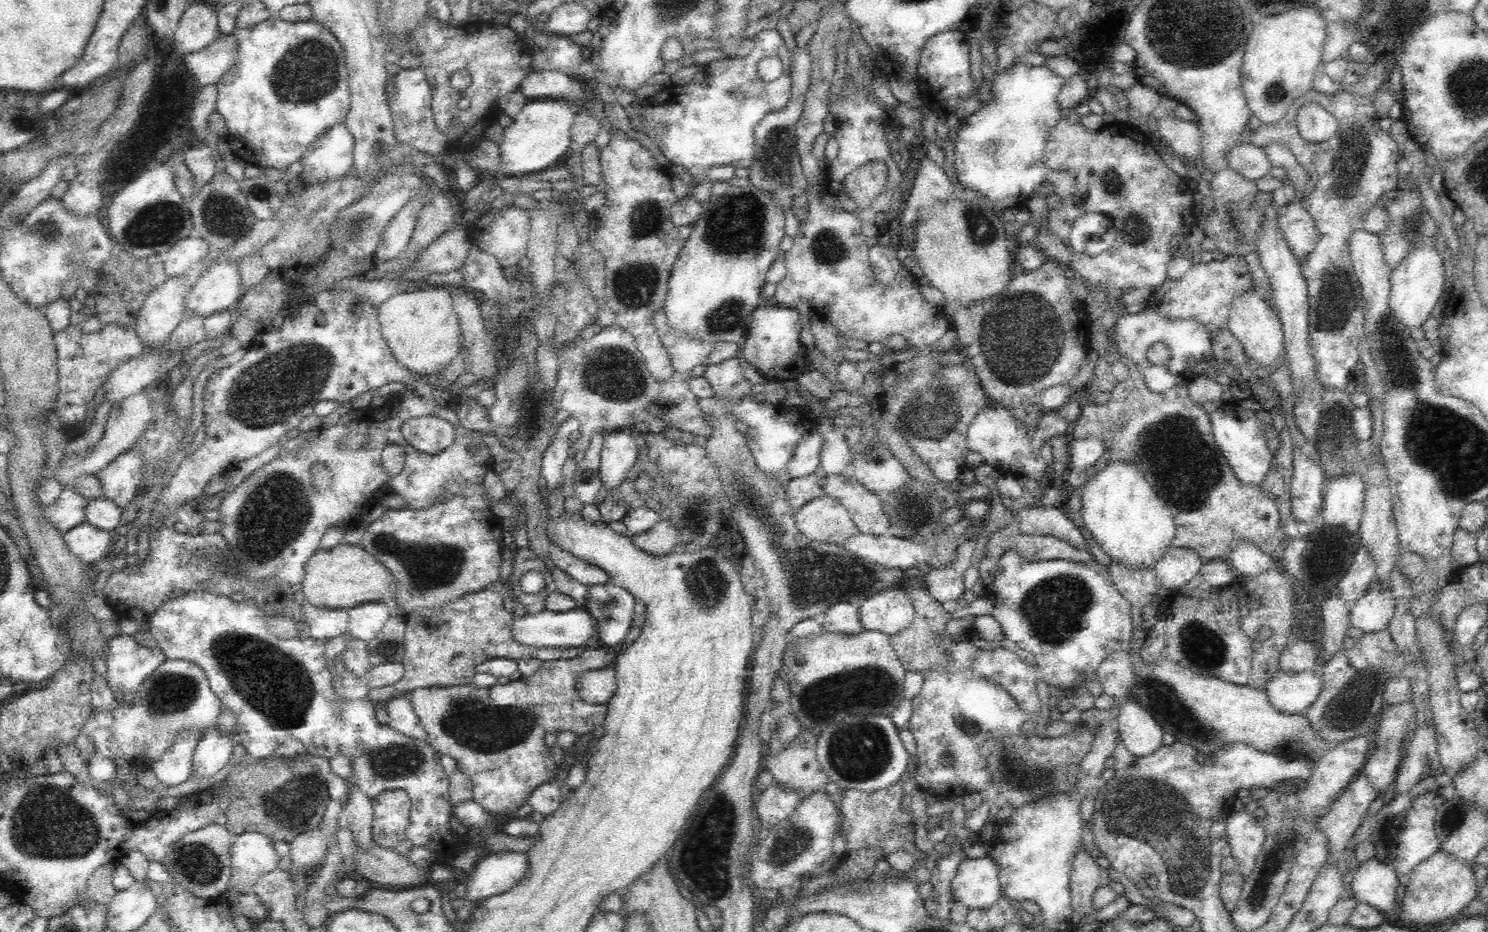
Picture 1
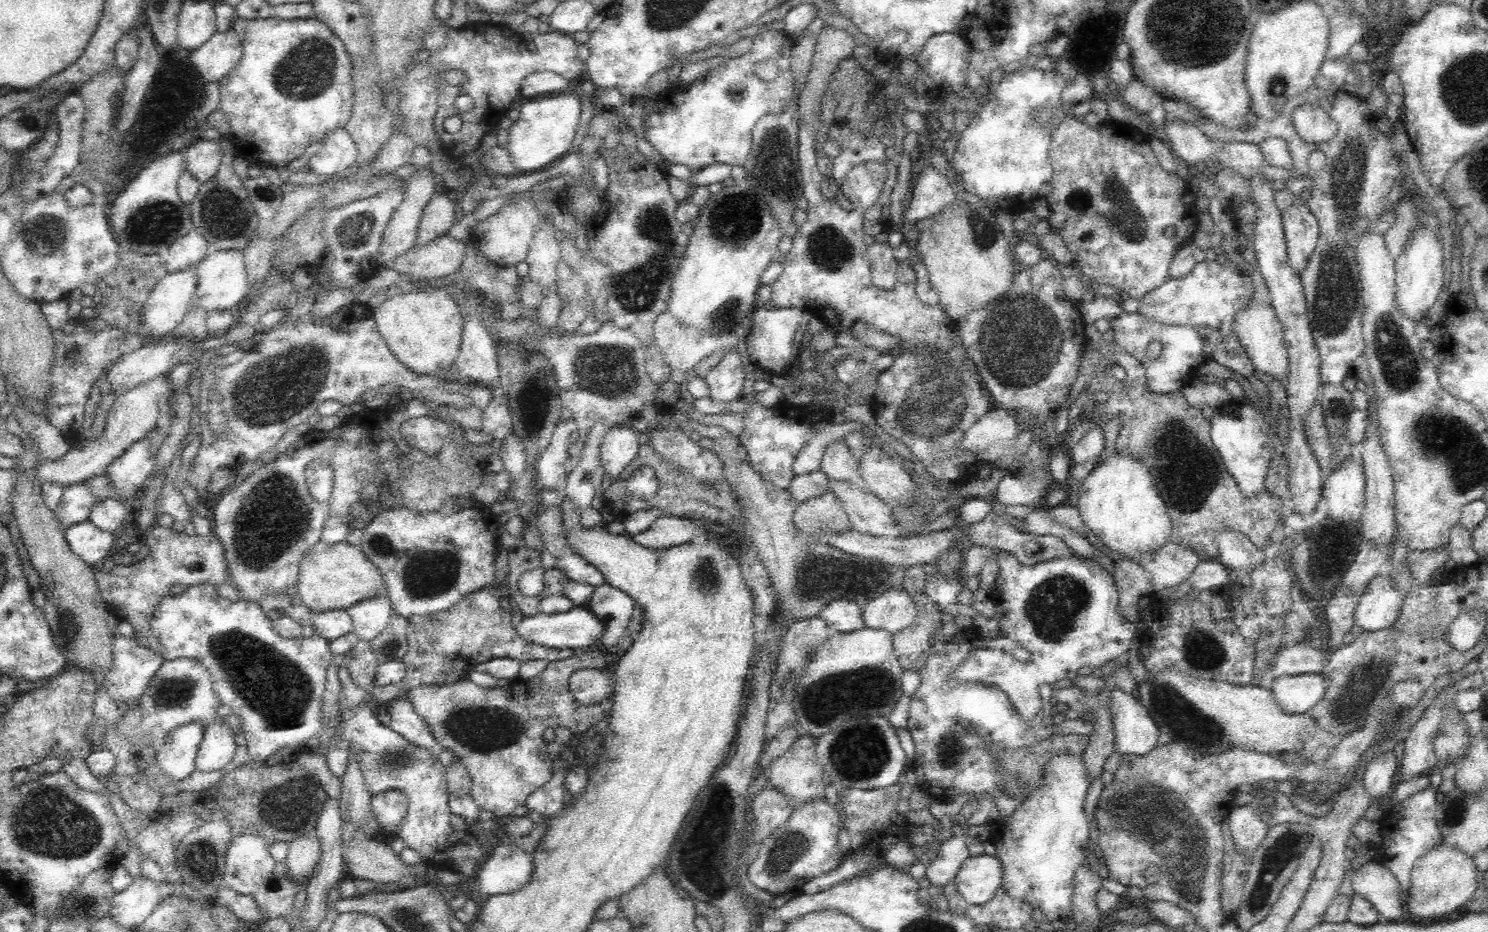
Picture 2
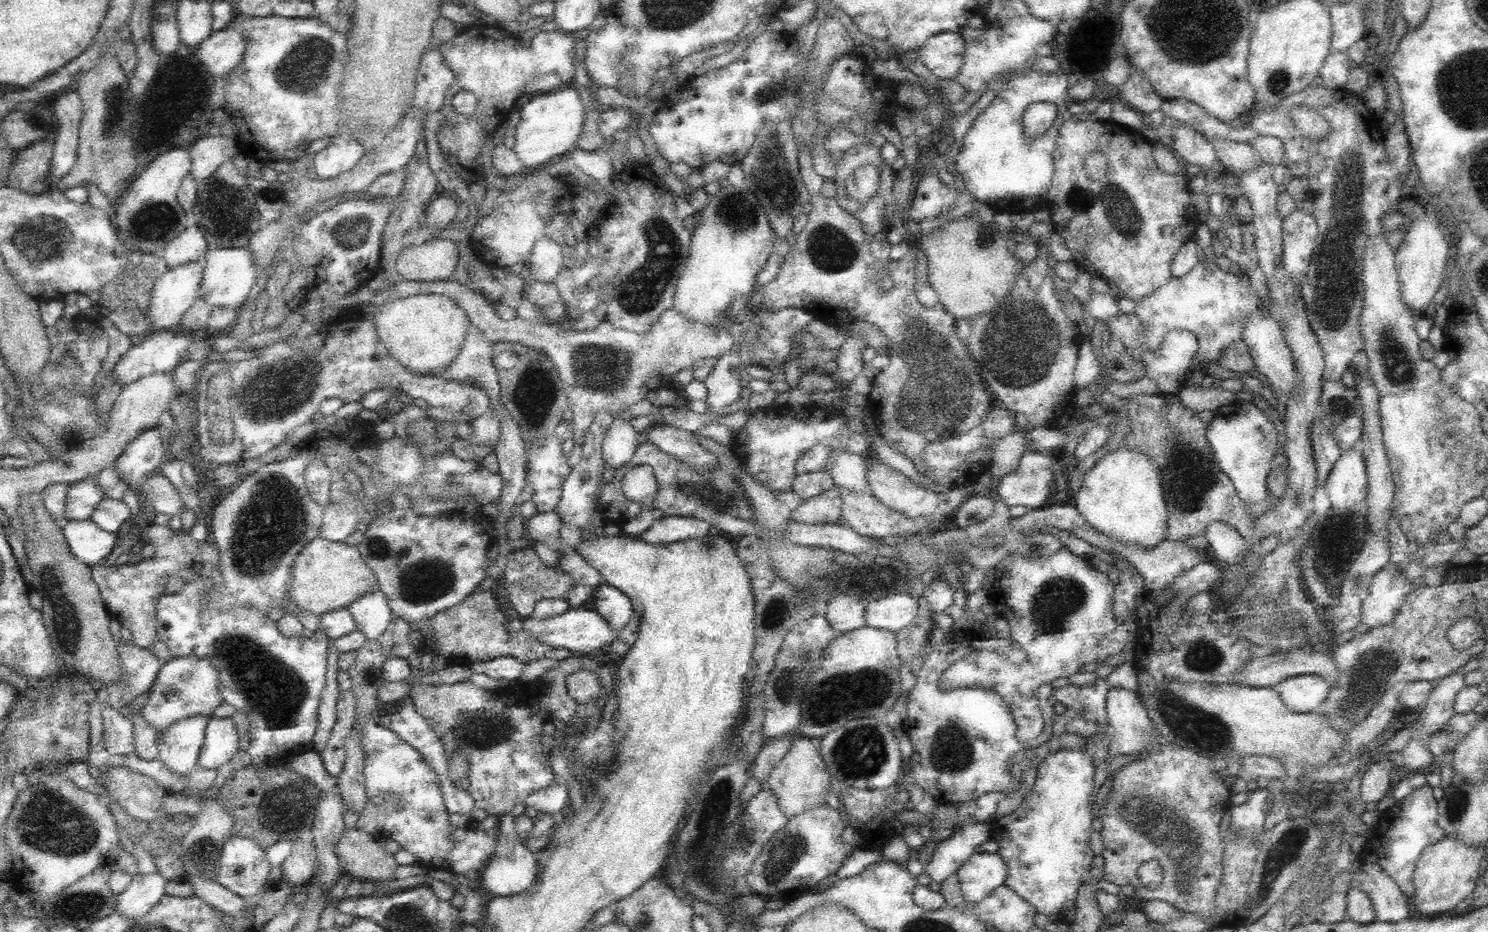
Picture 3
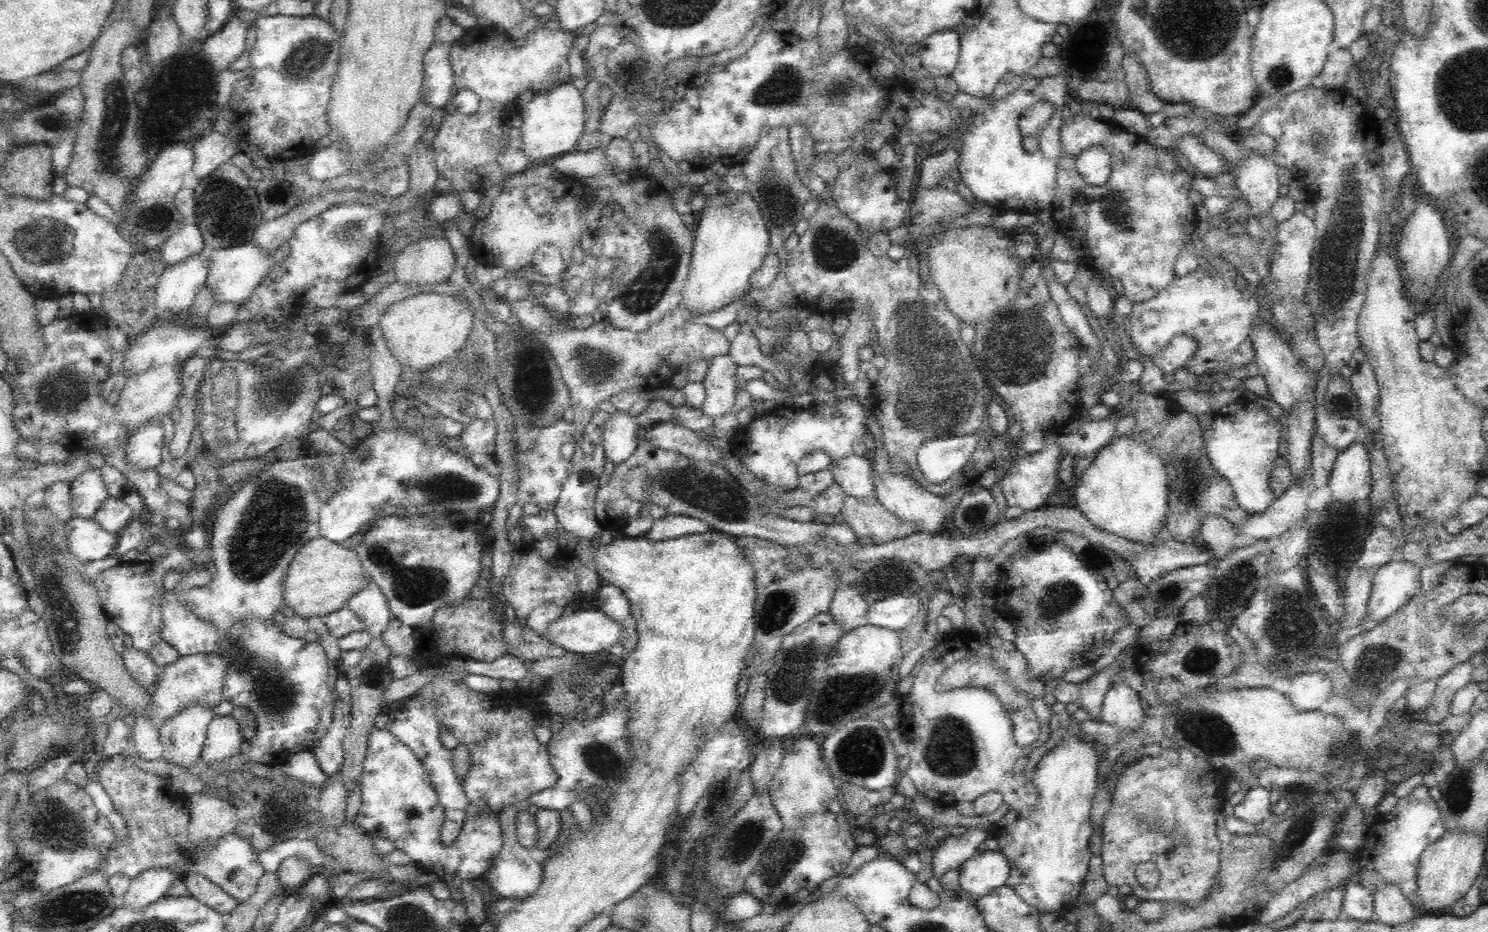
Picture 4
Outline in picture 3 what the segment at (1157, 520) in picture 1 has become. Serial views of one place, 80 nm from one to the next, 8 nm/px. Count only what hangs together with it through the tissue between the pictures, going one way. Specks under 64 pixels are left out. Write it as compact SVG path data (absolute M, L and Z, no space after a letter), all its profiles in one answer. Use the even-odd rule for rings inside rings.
M1122 445L1105 454L1085 472L1079 491L1072 496L1084 520L1114 541L1152 548L1166 536L1169 512L1158 467L1136 449Z

